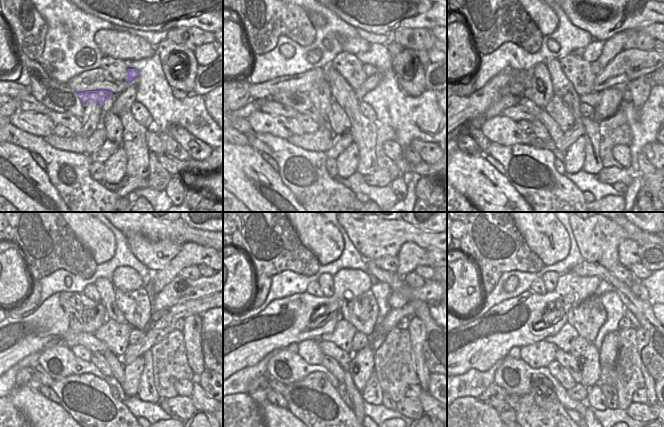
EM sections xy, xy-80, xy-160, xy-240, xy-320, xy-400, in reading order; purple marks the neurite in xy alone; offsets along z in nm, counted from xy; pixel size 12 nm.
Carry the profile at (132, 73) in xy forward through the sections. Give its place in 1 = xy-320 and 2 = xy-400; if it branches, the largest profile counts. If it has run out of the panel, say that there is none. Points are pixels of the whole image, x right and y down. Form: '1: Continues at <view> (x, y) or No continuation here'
1: Continues at xy-320 (410, 255)
2: Continues at xy-400 (627, 250).

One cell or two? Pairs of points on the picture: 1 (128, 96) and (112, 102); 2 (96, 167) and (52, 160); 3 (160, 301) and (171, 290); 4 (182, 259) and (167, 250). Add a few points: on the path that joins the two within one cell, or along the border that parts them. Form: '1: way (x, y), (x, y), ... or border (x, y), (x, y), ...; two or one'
1: way (124, 100), (116, 102); one
2: border (90, 162), (89, 173), (98, 182); two
3: way (163, 298), (168, 293); one
4: border (182, 245), (171, 261), (158, 271); two

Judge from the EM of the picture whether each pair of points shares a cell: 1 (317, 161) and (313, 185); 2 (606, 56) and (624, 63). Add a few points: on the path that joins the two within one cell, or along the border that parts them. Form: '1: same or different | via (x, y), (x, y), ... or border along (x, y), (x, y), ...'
1: same | via (316, 167), (316, 179)
2: different | border along (622, 49), (596, 75)

